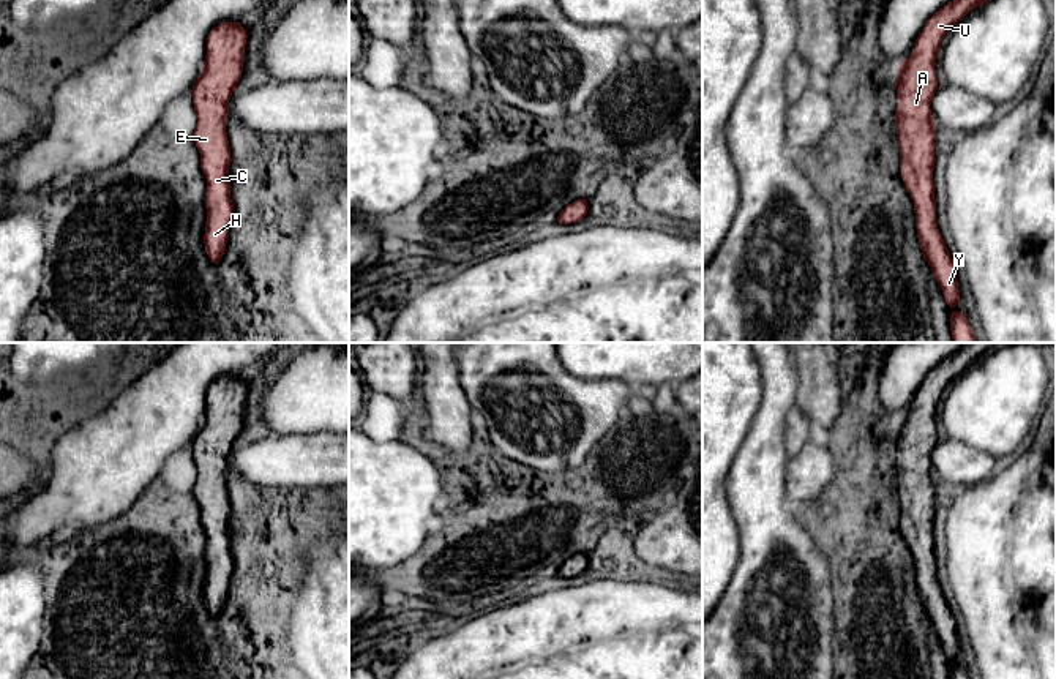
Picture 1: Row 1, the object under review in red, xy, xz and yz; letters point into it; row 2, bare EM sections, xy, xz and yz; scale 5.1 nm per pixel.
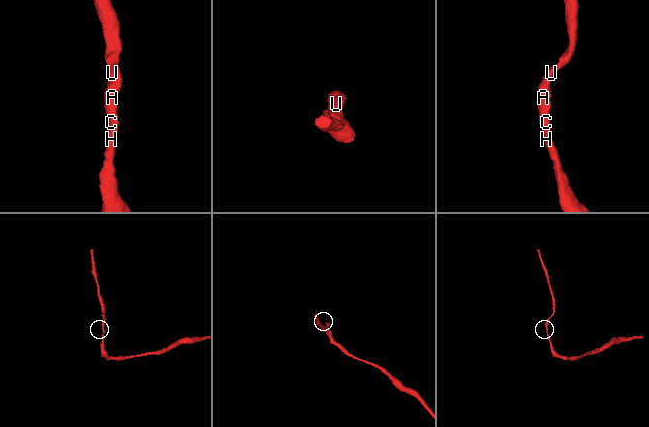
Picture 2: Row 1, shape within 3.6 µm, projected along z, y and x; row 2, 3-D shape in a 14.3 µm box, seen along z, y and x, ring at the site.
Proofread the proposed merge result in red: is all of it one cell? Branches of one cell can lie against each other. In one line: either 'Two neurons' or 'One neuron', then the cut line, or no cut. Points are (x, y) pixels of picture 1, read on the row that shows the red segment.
One neuron. No split

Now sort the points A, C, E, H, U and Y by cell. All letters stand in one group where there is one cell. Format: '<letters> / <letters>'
A C E H U Y

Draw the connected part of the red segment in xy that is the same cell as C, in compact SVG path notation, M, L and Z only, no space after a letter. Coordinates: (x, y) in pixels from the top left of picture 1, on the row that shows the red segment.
M221 22L207 38L207 55L191 95L197 117L194 144L207 178L204 245L208 259L219 264L234 216L230 199L230 147L226 133L229 99L243 73L246 30L240 22Z

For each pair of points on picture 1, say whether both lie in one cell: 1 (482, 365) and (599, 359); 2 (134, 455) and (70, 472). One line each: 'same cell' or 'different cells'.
1: different cells
2: same cell

